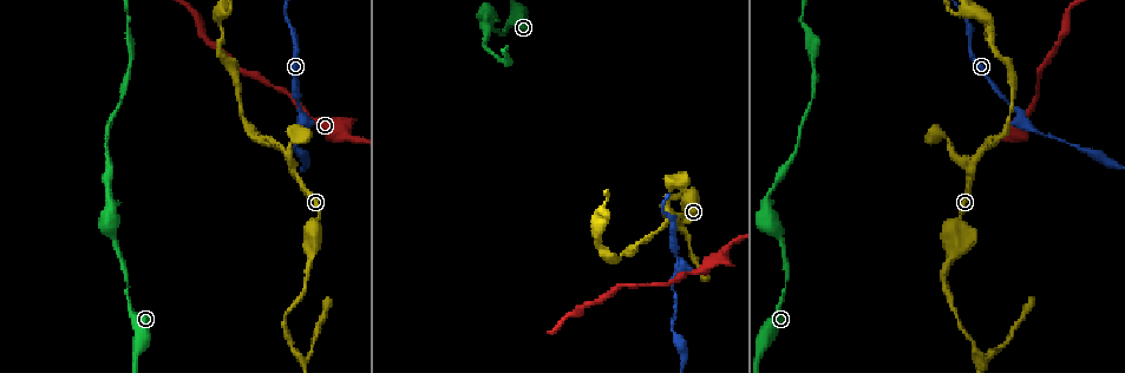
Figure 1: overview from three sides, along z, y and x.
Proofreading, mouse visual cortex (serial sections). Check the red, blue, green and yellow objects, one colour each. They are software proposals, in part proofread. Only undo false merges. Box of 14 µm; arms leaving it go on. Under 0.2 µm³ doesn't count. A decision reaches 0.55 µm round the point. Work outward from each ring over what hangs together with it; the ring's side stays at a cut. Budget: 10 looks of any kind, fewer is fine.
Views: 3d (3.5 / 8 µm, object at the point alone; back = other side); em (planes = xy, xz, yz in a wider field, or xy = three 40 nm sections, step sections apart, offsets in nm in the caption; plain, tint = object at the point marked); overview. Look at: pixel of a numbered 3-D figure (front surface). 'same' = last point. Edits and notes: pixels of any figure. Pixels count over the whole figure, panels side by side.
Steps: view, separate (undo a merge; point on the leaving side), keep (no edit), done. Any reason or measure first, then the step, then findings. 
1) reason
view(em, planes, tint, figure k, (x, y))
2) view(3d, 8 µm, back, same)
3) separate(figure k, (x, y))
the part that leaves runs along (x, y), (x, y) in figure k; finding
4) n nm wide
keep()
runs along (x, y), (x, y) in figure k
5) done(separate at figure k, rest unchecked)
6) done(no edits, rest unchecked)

three arms meet
view(3d, 3.5 µm, figure 1, (969, 172))

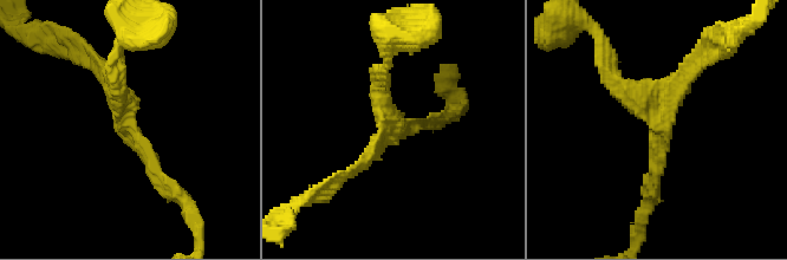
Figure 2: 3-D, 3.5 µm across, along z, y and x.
view(em, xy, step 5, tint, figure 2, (663, 124))

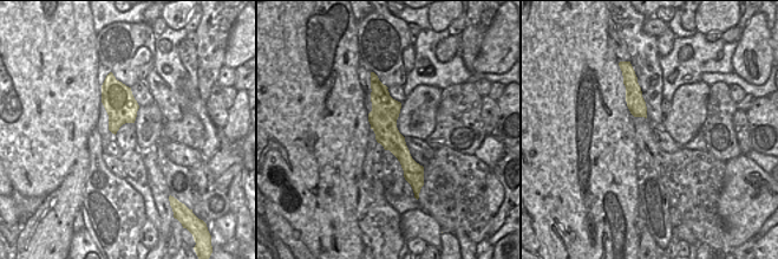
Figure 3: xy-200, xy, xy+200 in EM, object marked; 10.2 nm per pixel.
arms of 150, 200, 300 nm
keep()
runs along (167, 189), (95, 66) in figure 2; all the same cell

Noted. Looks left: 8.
thick turns thin
view(3d, 3.5 µm, figure 1, (1034, 127))

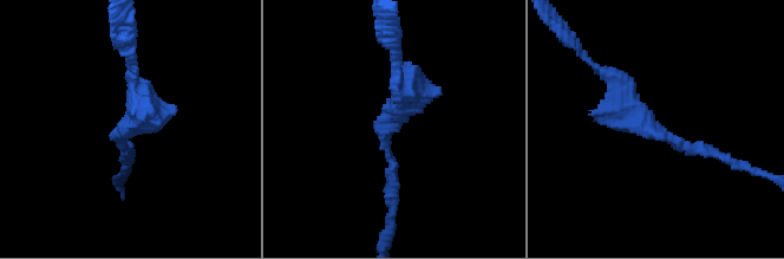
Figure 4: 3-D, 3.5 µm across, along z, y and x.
arms of 150, 250 nm; need the tissue
view(em, xy, step 2, tint, figure 4, (393, 119))

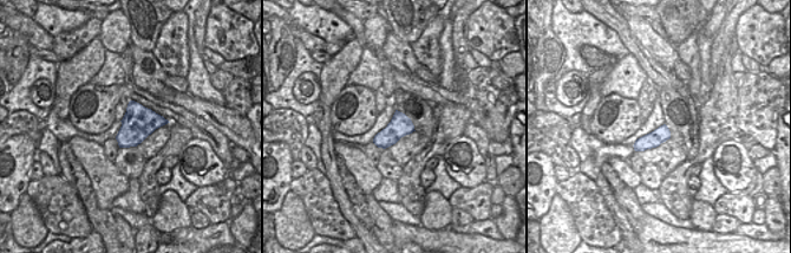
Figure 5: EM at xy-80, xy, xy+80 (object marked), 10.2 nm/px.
keep()
runs along (608, 75), (647, 129), (720, 155) in figure 4; all the same cell

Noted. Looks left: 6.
calibre changes
view(3d, 8 µm, figure 1, (311, 252))

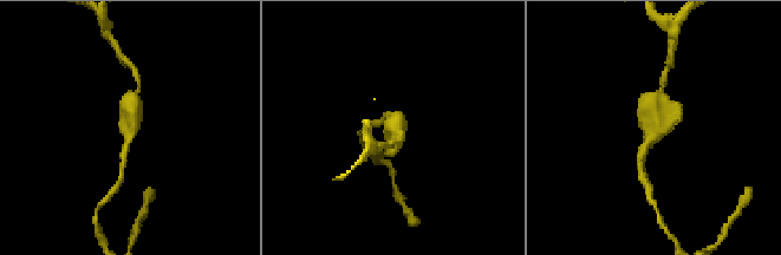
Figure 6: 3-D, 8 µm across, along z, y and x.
view(em, xy, step 5, tint, figure 6, (130, 129))

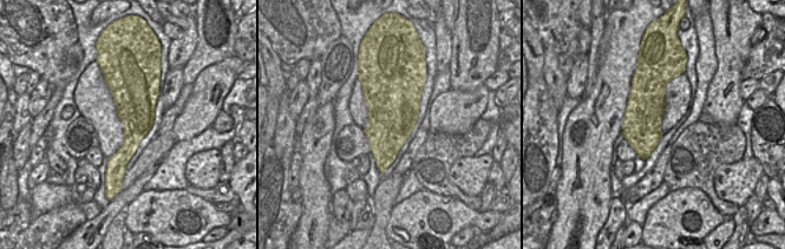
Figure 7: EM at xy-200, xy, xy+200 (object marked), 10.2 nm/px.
keep()
continuous, no second cell

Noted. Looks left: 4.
sharp bend
view(3d, 3.5 µm, back, figure 1, (959, 14))

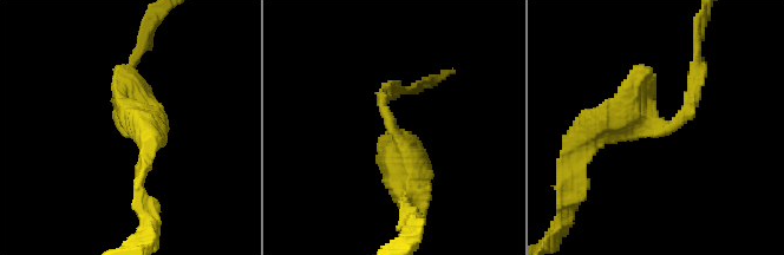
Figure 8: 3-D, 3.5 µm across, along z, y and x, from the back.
keep()
runs along (582, 137), (672, 126), (697, 83) in figure 8; all the same cell

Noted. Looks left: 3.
done(no edits, rest unchecked)

